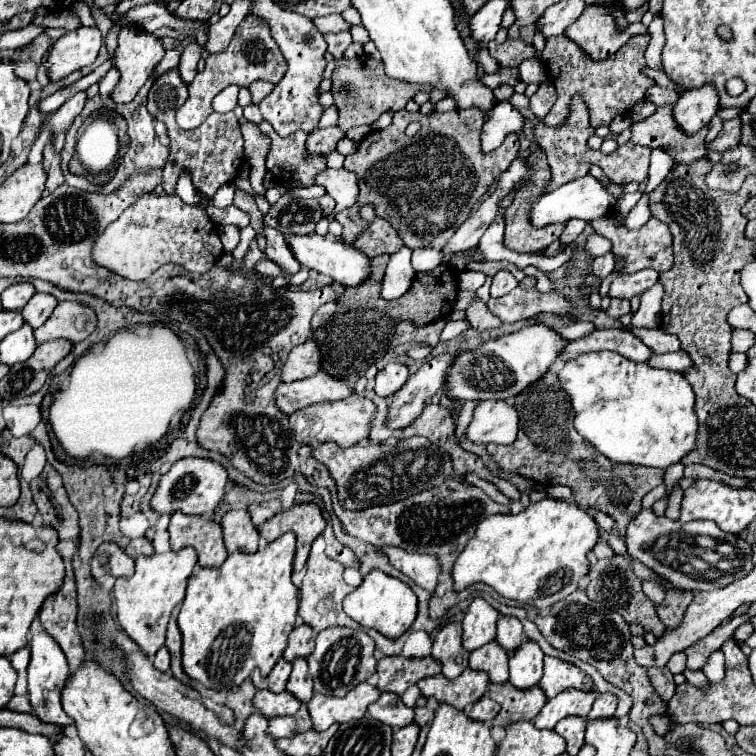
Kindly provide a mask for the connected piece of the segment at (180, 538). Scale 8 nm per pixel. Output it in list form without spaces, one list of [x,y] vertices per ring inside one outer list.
[[[176,511],[170,518],[168,532],[171,549],[194,547],[198,553],[198,565],[202,567],[220,567],[228,557],[222,527],[214,519]]]

